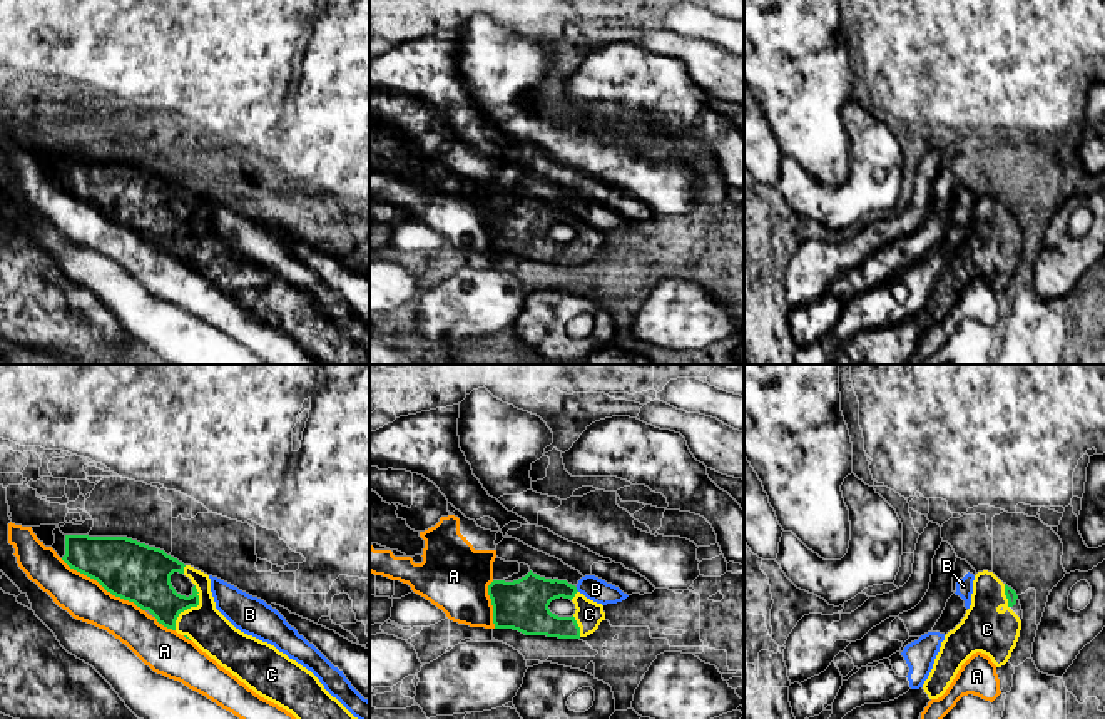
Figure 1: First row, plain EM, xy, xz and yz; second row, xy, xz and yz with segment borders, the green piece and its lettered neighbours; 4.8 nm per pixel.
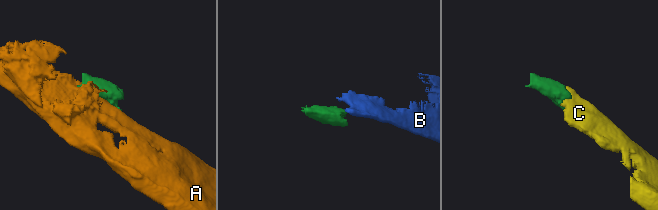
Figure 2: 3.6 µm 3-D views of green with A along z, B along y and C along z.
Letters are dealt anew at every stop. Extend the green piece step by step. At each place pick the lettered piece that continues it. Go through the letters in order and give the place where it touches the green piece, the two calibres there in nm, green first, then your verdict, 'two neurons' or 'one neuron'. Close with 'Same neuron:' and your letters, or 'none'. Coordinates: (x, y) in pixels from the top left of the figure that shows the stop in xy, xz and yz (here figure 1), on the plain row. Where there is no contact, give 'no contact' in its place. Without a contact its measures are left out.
A: xy (102, 211) | 280/200 nm | two neurons
B: xz (575, 214) | 220/120 nm | one neuron
C: xy (191, 231) | 240/190 nm | two neurons
Same neuron: B

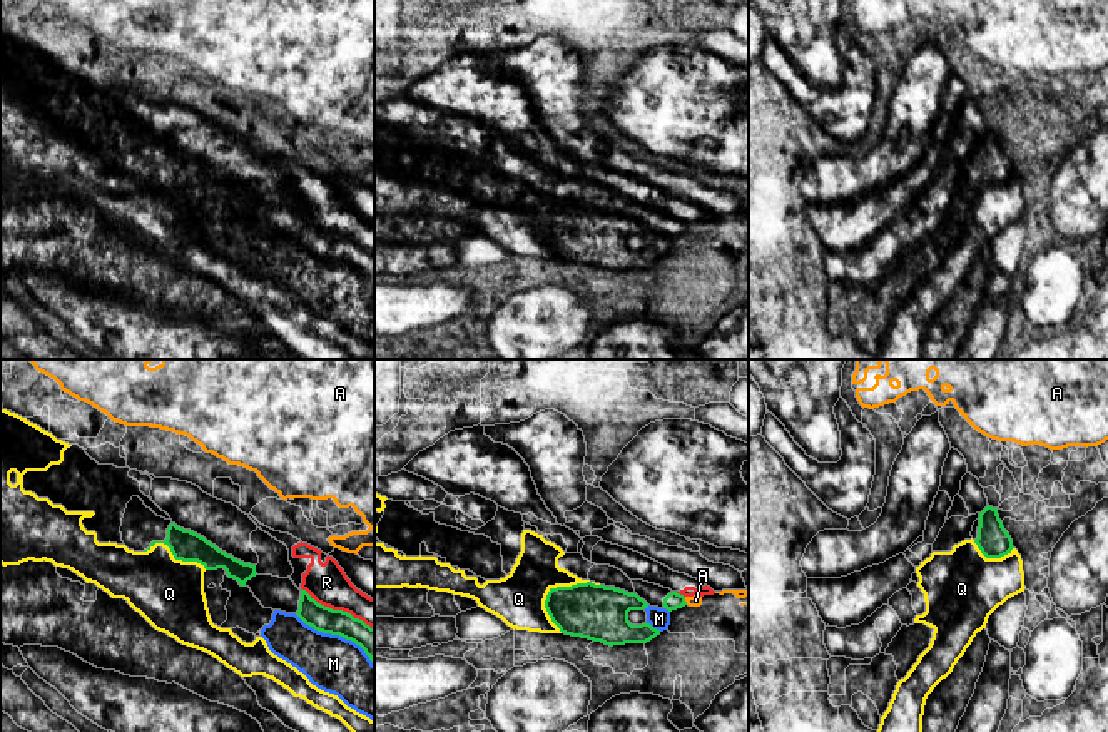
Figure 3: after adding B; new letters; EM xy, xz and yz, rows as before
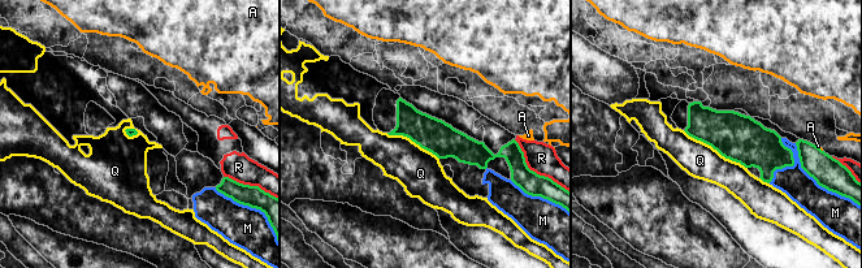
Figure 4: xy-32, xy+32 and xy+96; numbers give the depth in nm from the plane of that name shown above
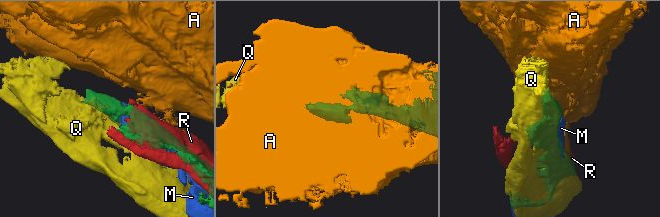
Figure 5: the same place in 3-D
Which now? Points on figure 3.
A: xz (684, 226) | 90/60 nm | two neurons
M: xy (336, 259) | 130/280 nm | two neurons
Q: xz (554, 214) | 260/260 nm | two neurons
R: xy (338, 236) | 130/190 nm | two neurons
Same neuron: none

